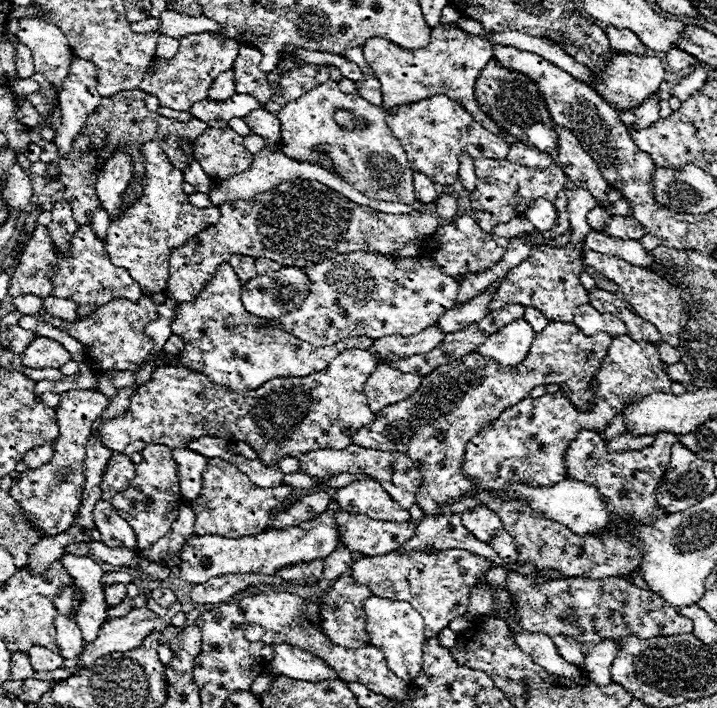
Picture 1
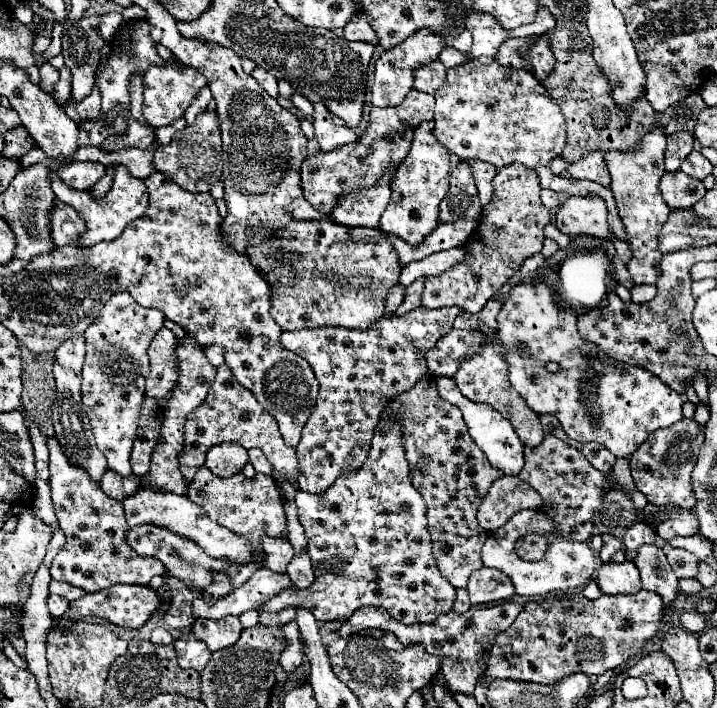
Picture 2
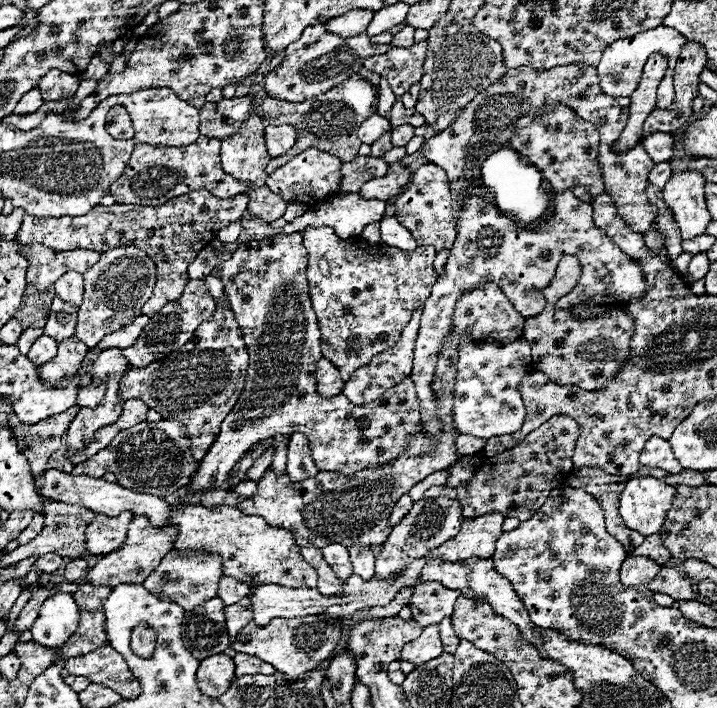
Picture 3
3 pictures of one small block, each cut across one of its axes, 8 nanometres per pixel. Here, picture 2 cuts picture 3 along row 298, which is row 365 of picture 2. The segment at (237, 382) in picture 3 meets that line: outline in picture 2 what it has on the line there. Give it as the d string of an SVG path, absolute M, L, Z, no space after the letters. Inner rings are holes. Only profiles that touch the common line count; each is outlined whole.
M226 364L218 366L218 374L214 384L208 390L210 394L206 394L206 400L202 402L202 406L198 406L192 414L188 414L186 418L186 426L184 426L184 450L178 456L180 462L180 470L182 476L186 478L186 486L192 482L196 470L204 464L204 456L206 450L222 444L222 442L238 442L244 448L260 448L268 462L282 474L290 476L292 482L296 482L296 474L298 474L298 462L296 462L296 452L292 446L286 446L282 440L282 434L278 430L278 424L274 422L274 418L266 412L266 408L250 394L250 390L242 388L234 374L230 372L230 368Z

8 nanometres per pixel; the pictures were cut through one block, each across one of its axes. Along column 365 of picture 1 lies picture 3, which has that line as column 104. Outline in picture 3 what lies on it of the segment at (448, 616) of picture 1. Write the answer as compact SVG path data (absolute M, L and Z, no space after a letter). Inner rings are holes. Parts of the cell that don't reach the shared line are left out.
M136 516L130 526L128 526L128 536L126 542L122 544L122 548L106 554L86 576L86 582L94 584L94 586L118 586L118 584L142 584L146 576L150 576L150 572L154 572L154 568L158 568L160 560L172 550L172 544L178 536L178 528L174 524L166 524L162 528L154 526L146 516Z

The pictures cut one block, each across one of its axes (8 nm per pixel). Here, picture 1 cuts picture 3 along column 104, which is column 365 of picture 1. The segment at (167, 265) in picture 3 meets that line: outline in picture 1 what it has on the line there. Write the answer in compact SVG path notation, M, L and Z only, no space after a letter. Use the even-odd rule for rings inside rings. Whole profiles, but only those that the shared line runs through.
M290 180L252 200L236 200L220 204L220 220L214 228L198 232L182 248L170 252L170 276L164 294L178 302L194 300L206 282L214 276L218 264L228 262L232 254L252 258L270 258L282 266L306 266L322 262L334 254L354 250L374 250L394 254L402 244L420 236L434 234L440 226L438 218L426 212L416 214L384 214L368 206L350 202L344 194L316 182Z

